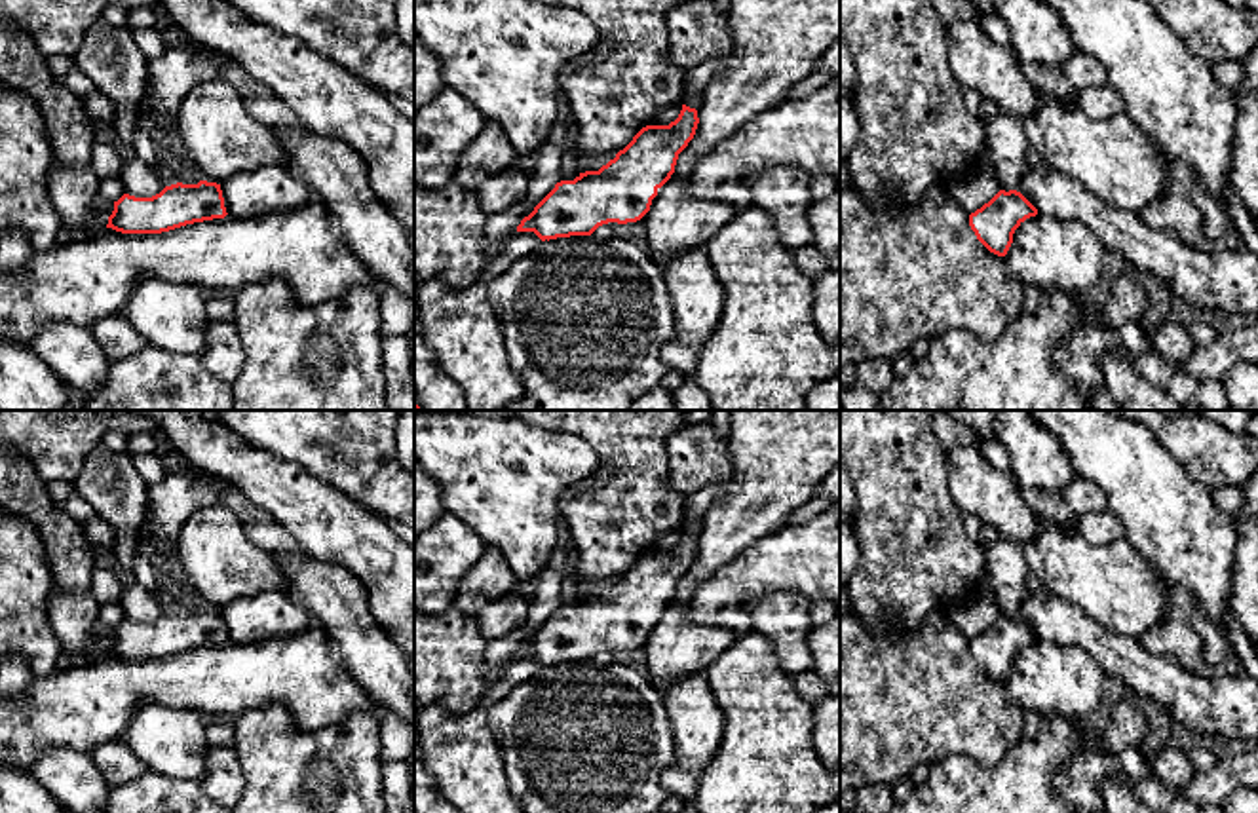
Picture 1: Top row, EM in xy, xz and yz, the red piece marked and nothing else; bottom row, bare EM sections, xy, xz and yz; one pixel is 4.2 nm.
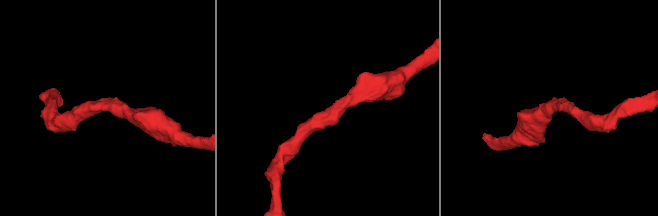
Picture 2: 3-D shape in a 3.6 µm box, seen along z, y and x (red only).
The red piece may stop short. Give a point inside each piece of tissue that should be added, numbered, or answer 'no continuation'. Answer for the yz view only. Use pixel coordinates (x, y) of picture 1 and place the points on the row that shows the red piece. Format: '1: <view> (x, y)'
no continuation

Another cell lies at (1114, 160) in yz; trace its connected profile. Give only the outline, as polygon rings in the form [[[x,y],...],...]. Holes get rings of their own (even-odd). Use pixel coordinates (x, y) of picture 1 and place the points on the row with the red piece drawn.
[[[1038,91],[1038,108],[1022,125],[1030,150],[1045,167],[1072,177],[1117,211],[1140,215],[1165,196],[1167,160],[1125,112],[1110,120],[1093,120],[1076,101],[1062,103]]]

